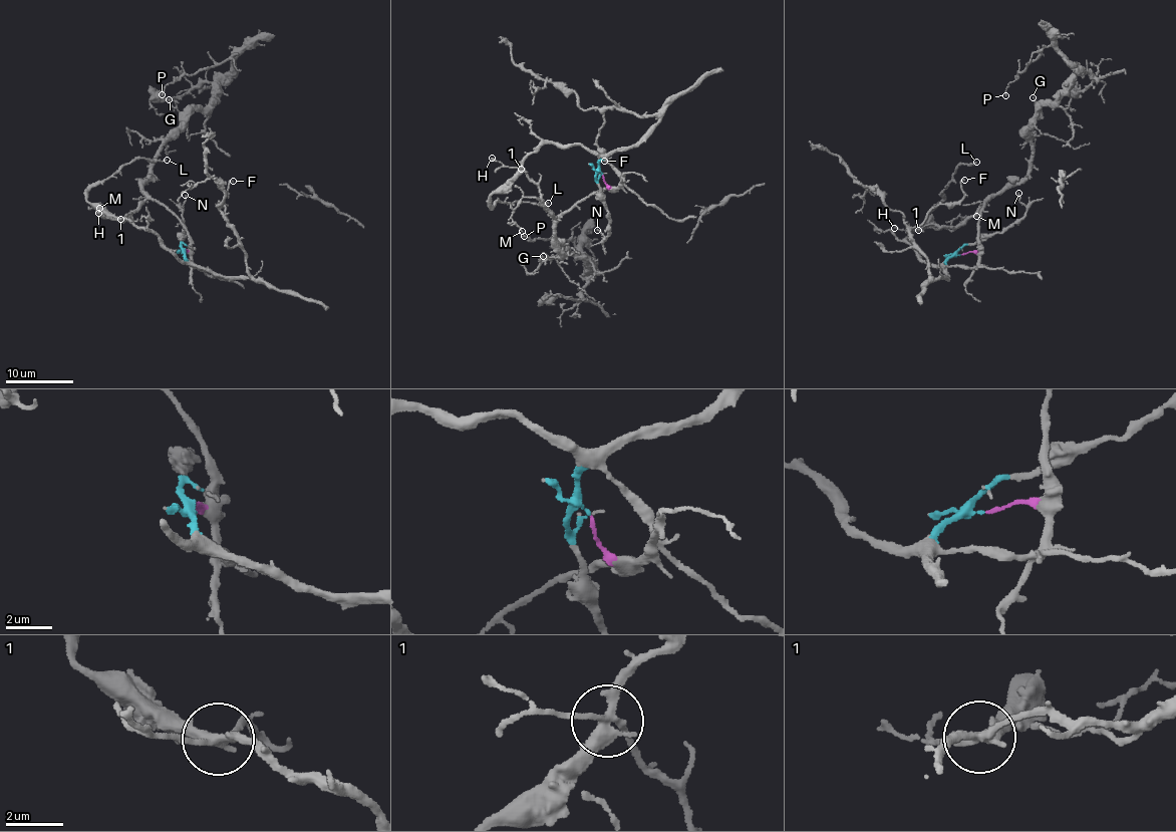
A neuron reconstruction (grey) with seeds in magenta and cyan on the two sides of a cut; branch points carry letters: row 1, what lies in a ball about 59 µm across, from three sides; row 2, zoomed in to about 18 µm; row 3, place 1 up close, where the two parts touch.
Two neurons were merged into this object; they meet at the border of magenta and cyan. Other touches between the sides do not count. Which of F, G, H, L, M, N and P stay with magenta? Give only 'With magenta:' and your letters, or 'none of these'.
With magenta: G, H, M, P

